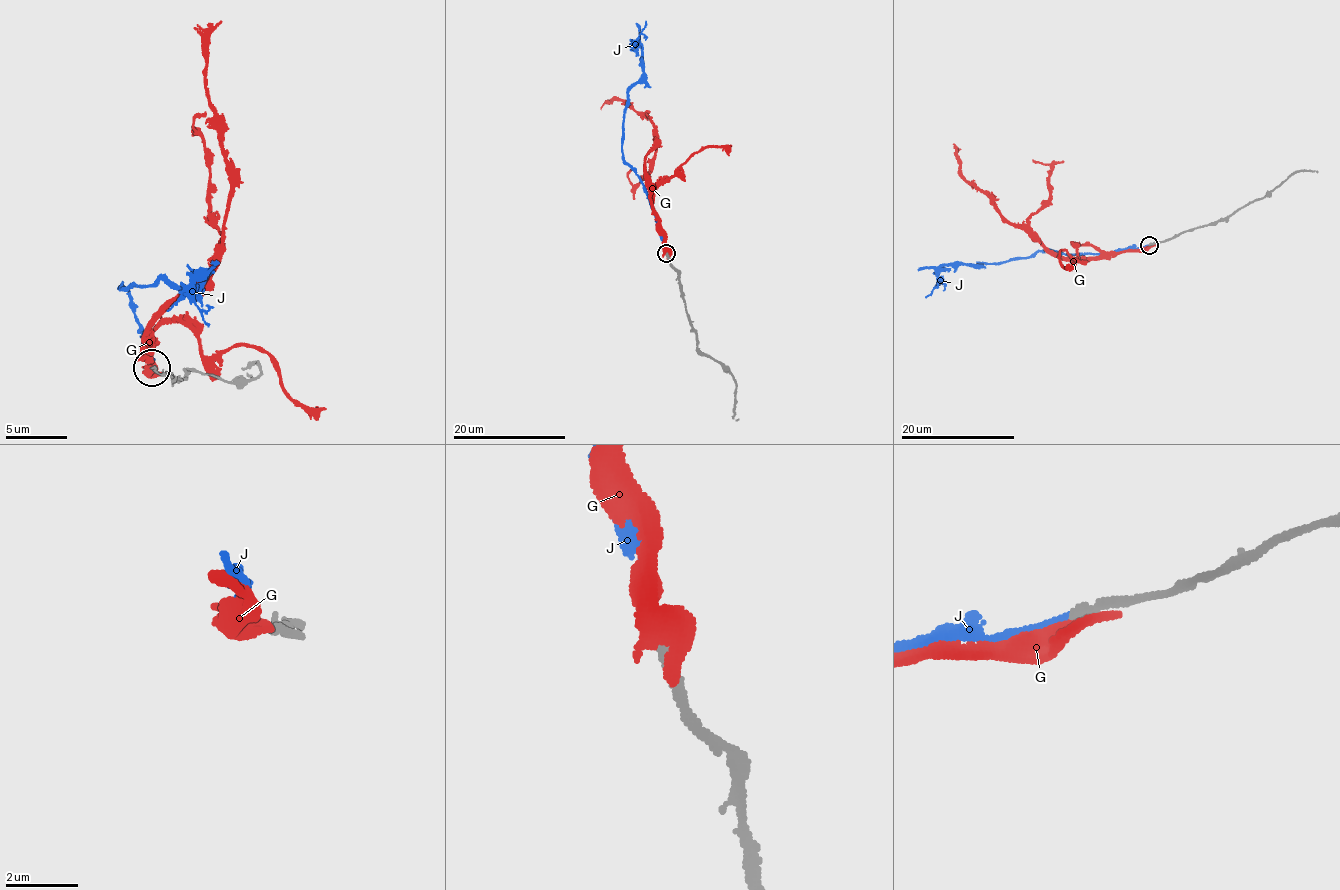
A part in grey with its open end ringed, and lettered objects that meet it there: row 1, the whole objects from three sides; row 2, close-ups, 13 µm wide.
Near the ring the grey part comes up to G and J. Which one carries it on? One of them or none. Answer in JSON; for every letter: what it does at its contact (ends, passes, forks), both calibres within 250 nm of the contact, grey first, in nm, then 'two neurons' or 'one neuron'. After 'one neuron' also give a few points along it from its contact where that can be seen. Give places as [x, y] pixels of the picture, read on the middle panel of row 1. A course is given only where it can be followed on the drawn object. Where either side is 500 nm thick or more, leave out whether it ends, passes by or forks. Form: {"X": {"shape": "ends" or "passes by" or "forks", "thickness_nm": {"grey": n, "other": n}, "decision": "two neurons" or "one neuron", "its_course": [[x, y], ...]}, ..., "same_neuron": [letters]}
{"G": {"shape": "passes by", "thickness_nm": {"grey": 280, "other": 340}, "decision": "two neurons"}, "J": {"shape": "ends", "thickness_nm": {"grey": 220, "other": 190}, "decision": "one neuron", "its_course": [[666, 254], [648, 194], [624, 161], [622, 147], [627, 91], [641, 76], [643, 57], [635, 41], [646, 21]]}, "same_neuron": ["J"]}

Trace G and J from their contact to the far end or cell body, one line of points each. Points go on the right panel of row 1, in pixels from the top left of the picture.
G: (1153, 244), (1093, 258), (1046, 252), (1038, 240), (994, 206), (992, 197), (964, 179), (953, 144)
J: (1150, 244), (1107, 253), (1066, 255), (1046, 249), (1024, 258), (974, 267), (942, 264), (937, 285), (926, 297)

